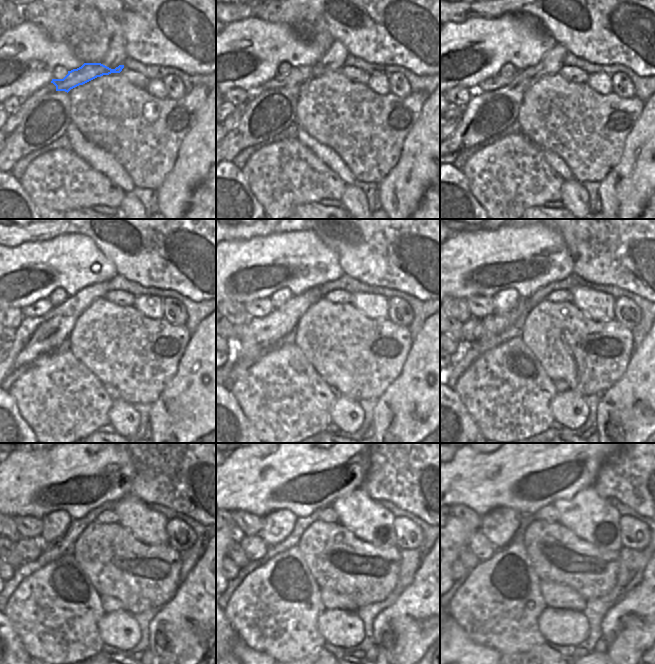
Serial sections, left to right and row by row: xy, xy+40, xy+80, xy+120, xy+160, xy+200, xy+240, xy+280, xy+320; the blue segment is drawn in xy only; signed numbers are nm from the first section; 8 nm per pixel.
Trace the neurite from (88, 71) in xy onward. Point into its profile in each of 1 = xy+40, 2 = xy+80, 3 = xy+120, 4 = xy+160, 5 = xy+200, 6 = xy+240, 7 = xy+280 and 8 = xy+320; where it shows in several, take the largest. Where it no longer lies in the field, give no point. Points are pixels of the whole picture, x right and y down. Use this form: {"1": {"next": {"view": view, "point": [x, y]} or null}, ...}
{"1": {"next": {"view": "xy+40", "point": [298, 75]}}, "2": {"next": {"view": "xy+80", "point": [497, 81]}}, "3": {"next": {"view": "xy+120", "point": [42, 306]}}, "4": {"next": {"view": "xy+160", "point": [259, 307]}}, "5": {"next": {"view": "xy+200", "point": [479, 306]}}, "6": {"next": {"view": "xy+240", "point": [28, 526]}}, "7": {"next": {"view": "xy+280", "point": [248, 524]}}, "8": {"next": {"view": "xy+320", "point": [462, 512]}}}

